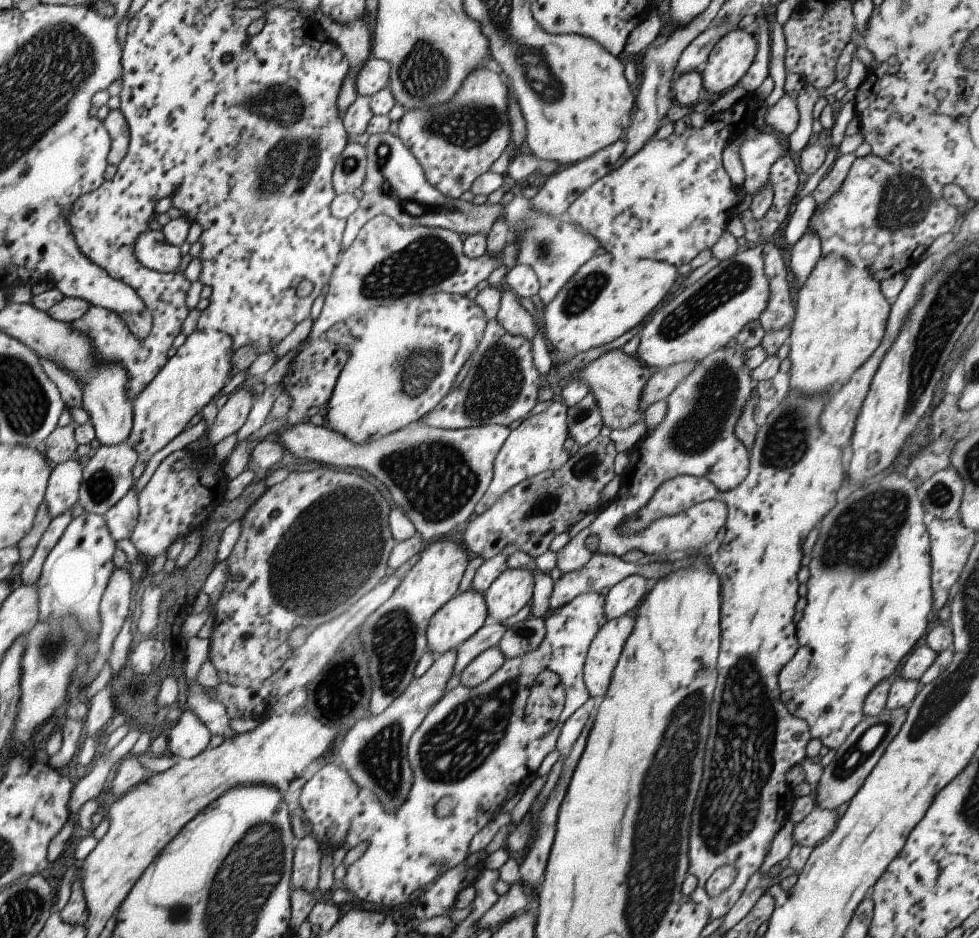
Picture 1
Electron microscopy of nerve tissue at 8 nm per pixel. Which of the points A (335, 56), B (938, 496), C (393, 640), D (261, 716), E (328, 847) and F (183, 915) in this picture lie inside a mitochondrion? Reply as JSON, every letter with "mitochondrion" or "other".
{"A":"other","B":"mitochondrion","C":"mitochondrion","D":"other","E":"other","F":"mitochondrion"}

